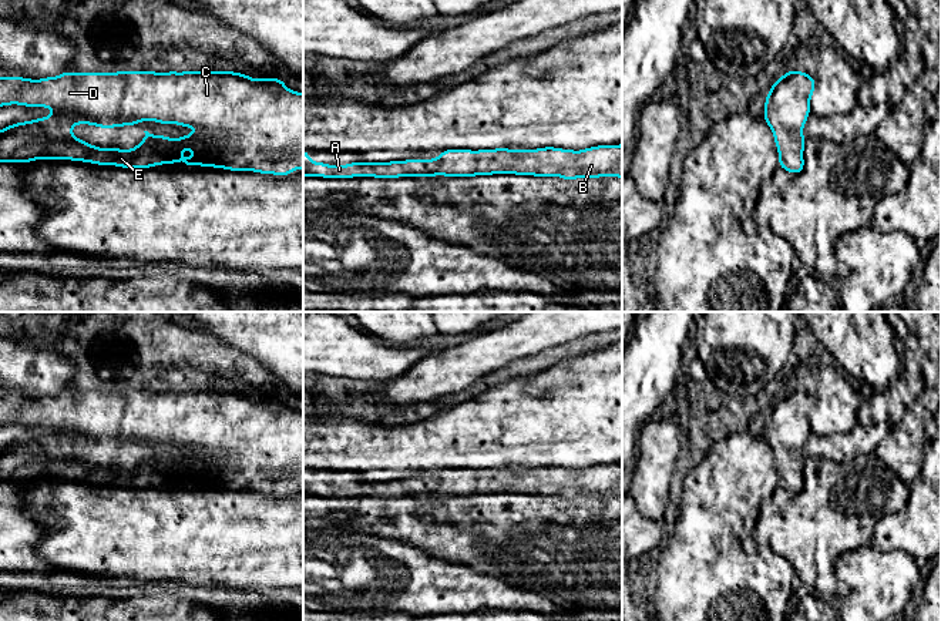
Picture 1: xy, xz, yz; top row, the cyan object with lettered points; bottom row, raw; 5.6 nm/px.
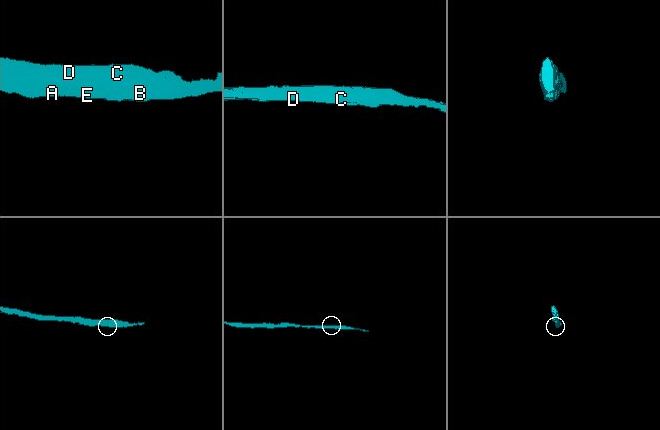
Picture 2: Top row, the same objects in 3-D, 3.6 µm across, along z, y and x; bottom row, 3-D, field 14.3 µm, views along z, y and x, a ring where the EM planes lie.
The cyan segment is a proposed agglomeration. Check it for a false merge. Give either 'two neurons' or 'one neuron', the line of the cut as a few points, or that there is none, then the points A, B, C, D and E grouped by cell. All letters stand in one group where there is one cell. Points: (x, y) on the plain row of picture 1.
one neuron; no cut; A B C D E

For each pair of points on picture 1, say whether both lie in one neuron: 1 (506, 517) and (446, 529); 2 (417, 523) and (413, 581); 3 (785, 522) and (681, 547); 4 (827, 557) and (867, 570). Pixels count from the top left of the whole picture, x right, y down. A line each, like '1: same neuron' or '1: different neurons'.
1: same neuron
2: different neurons
3: different neurons
4: different neurons

